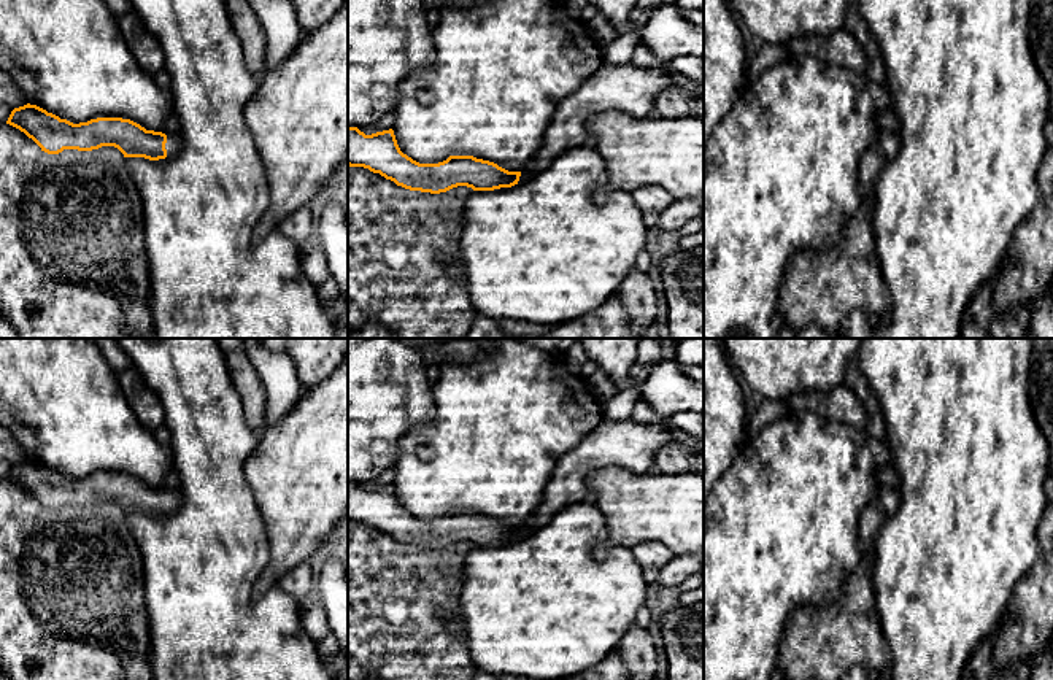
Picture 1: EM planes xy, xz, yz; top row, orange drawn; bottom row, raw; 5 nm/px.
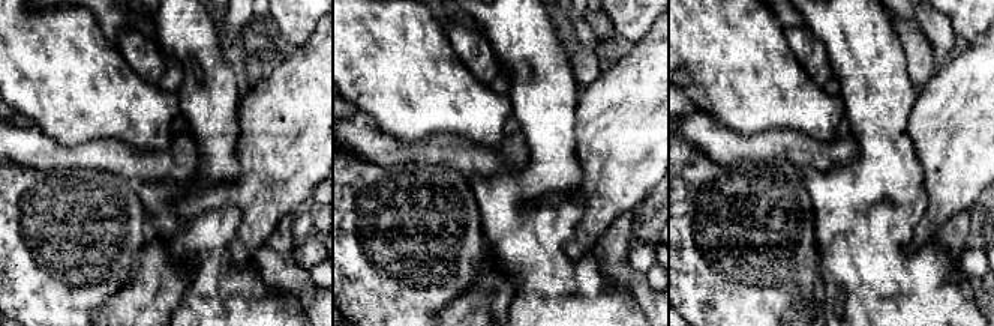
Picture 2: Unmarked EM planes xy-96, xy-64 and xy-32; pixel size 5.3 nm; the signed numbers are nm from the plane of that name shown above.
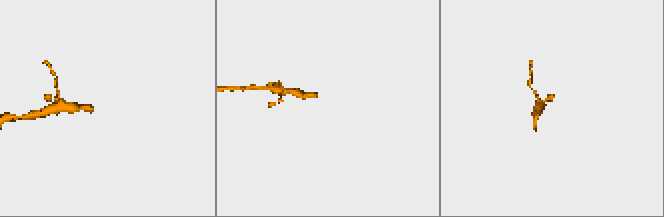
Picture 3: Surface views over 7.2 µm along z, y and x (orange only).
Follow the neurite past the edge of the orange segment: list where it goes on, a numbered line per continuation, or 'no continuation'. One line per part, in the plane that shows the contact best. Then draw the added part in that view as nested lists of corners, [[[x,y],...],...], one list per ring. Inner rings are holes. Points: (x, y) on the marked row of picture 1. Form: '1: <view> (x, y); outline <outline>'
1: xy (173, 145); outline [[[179,133],[167,135],[165,149],[167,149],[167,157],[173,157],[183,149],[183,140]]]

